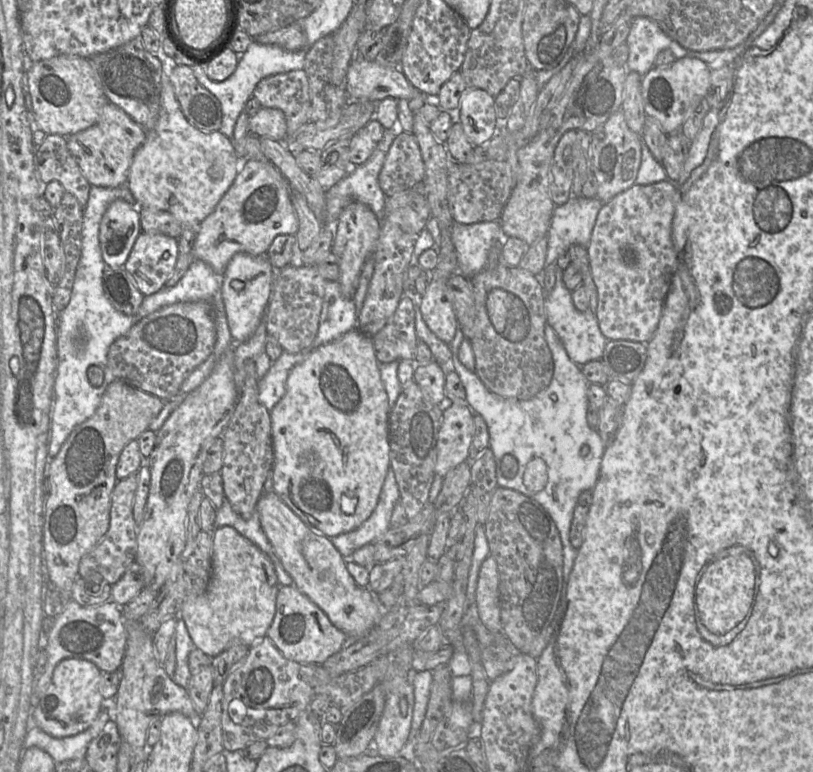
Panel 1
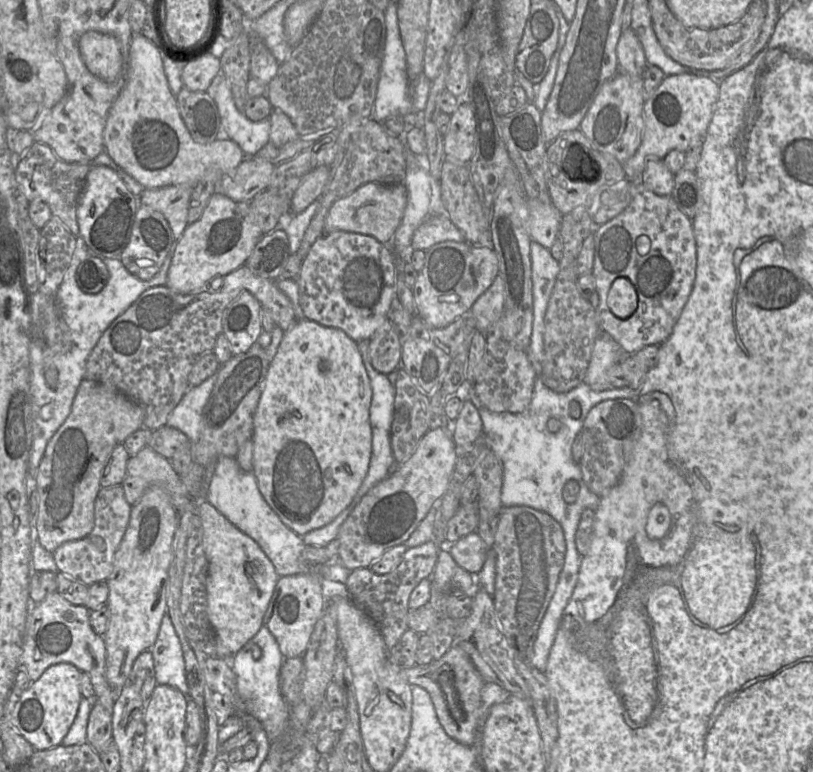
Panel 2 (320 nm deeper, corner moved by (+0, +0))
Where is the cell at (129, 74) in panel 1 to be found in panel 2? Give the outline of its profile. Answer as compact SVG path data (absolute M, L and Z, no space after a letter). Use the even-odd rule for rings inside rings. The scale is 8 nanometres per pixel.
M97 31L84 33L78 42L87 69L97 78L112 83L122 68L122 54L118 40Z

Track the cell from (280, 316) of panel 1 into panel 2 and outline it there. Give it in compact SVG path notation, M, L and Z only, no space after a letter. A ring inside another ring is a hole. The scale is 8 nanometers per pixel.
M245 265L224 277L214 277L209 286L219 286L219 290L182 294L166 285L147 289L108 326L87 358L84 378L112 386L140 404L144 409L144 428L154 431L166 425L168 416L189 389L188 376L193 365L203 354L213 351L217 337L223 332L223 313L241 291L249 291L268 309L275 326L283 331L296 322L293 305L277 287L276 280L263 278Z

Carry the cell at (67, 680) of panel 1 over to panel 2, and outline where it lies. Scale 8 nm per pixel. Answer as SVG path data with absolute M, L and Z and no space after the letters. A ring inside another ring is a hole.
M70 663L53 664L19 696L10 720L35 750L50 749L62 744L76 718L83 697L80 691L81 673Z

